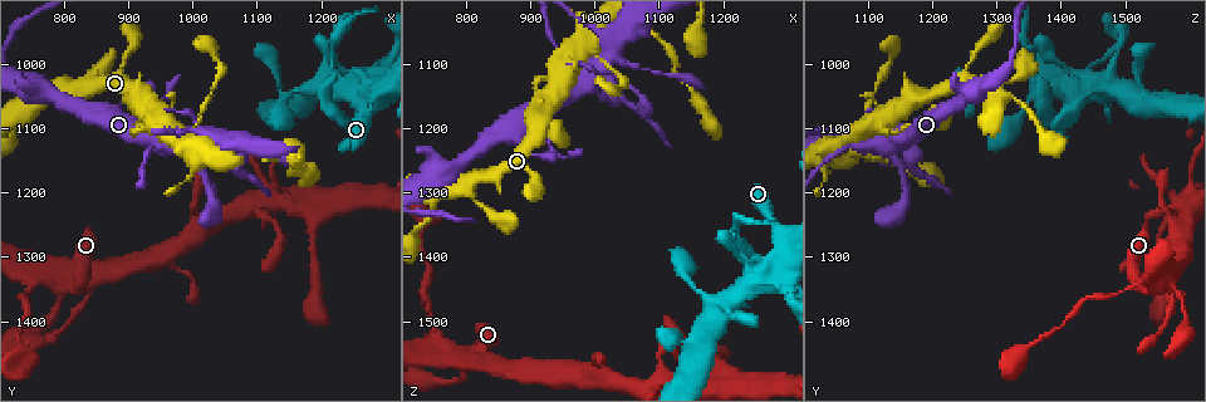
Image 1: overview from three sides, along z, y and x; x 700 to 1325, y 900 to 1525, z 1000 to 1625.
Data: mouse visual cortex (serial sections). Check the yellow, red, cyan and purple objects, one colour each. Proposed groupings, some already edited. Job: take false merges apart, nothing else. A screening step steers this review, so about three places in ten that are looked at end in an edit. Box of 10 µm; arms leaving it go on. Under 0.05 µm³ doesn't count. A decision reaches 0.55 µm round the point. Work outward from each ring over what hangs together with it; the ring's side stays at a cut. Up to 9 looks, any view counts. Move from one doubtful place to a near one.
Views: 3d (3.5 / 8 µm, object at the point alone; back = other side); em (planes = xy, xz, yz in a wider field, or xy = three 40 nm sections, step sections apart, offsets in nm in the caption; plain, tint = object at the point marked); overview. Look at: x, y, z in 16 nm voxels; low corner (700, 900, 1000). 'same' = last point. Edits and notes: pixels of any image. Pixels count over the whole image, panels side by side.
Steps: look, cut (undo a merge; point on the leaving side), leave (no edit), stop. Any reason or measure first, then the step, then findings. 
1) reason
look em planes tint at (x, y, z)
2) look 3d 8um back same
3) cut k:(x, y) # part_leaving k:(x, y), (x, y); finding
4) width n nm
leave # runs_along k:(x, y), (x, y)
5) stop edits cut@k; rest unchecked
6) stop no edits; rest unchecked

thick turns thin
look 3d 3.5um at (815, 1340, 1560)

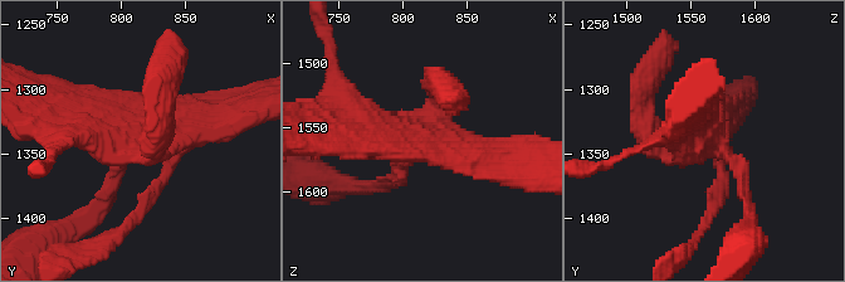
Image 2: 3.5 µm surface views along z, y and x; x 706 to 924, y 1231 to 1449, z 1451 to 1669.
look em xy step 2 tint at (816, 1340, 1556)

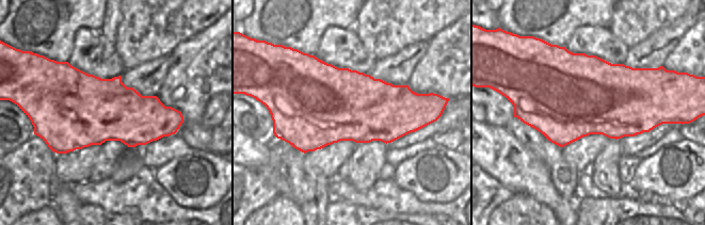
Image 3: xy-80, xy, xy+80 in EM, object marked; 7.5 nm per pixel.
leave # runs_along 2:(438, 81), (419, 139), (350, 101); one cell here

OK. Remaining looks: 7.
look 3d 3.5um at (1245, 1090, 1395)

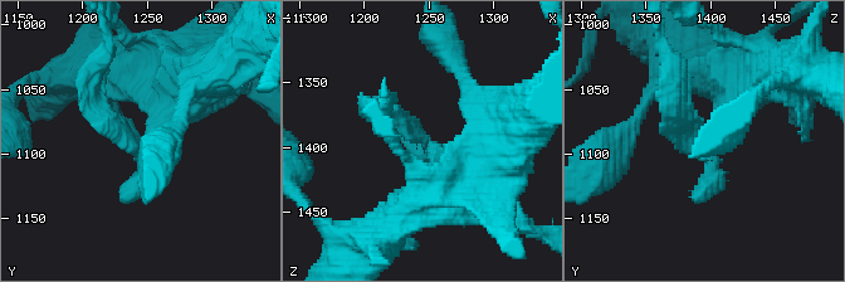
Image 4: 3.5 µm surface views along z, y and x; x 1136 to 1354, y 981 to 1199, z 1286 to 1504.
now the EM
look em xy step 1 tint same

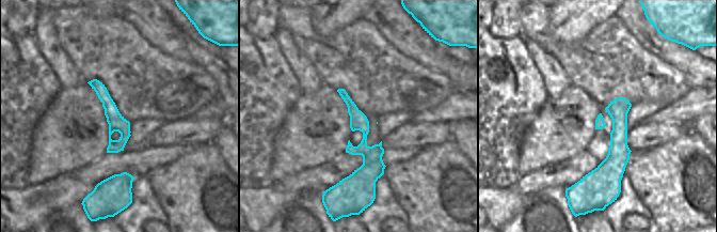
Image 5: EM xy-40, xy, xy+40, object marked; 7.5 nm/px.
width 140 nm
cut 4:(121, 137) # part_leaving 4:(693, 141), (679, 130), (667, 56); a second cell is stuck on

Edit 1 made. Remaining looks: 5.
see it whole again
look overview

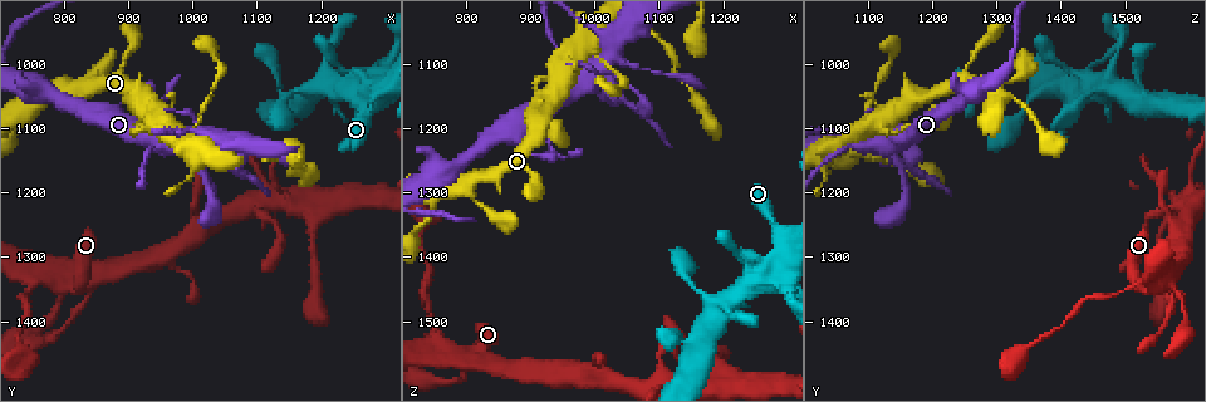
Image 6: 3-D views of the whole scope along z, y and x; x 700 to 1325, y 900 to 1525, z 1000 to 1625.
abrupt turn
look 3d 3.5um at (1075, 1155, 1170)

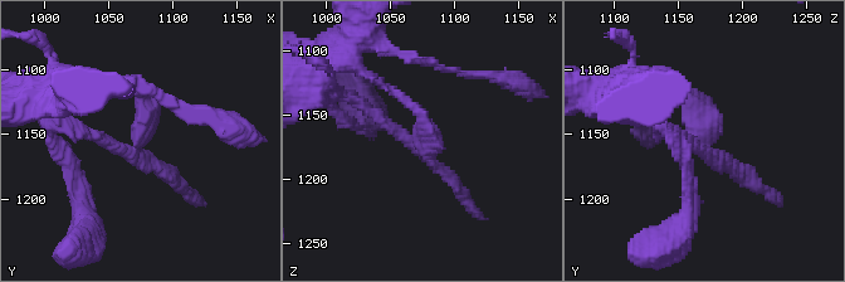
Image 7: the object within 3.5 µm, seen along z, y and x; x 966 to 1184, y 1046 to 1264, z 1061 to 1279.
need the tissue
look em xy step 5 tint at (1074, 1156, 1168)

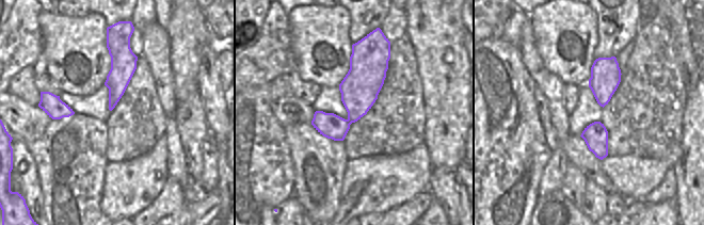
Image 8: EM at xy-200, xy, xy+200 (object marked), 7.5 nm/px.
cut 7:(167, 176) # border 8:(348, 118), (351, 123); a second cell is stuck on

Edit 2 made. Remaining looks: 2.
abrupt turn
look 3d 3.5um back at (995, 1110, 1090)

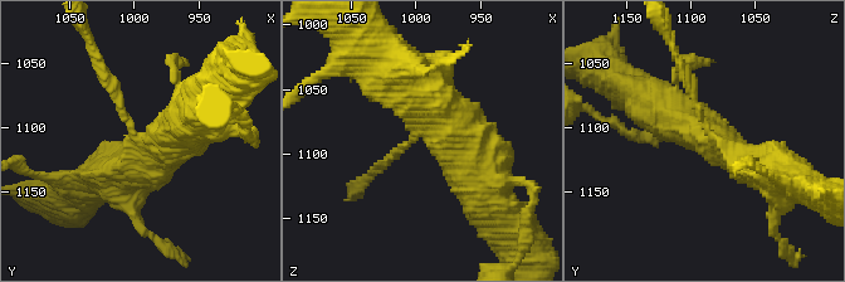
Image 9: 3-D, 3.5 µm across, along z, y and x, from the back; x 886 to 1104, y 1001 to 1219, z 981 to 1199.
shape alone is not enough
look em xy step 3 tint at (996, 1108, 1084)

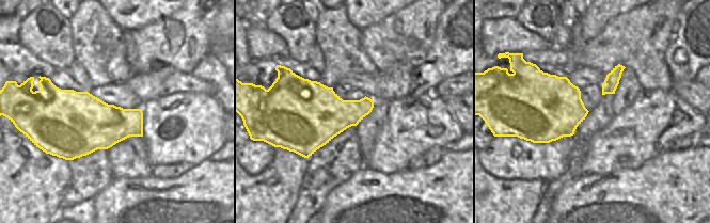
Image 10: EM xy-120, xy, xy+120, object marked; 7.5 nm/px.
arm_widths 150, 500, 600 nm
leave # runs_along 9:(194, 116), (140, 139), (104, 73); one cell here

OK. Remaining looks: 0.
stop edits cut@4, cut@7; rest unchecked

